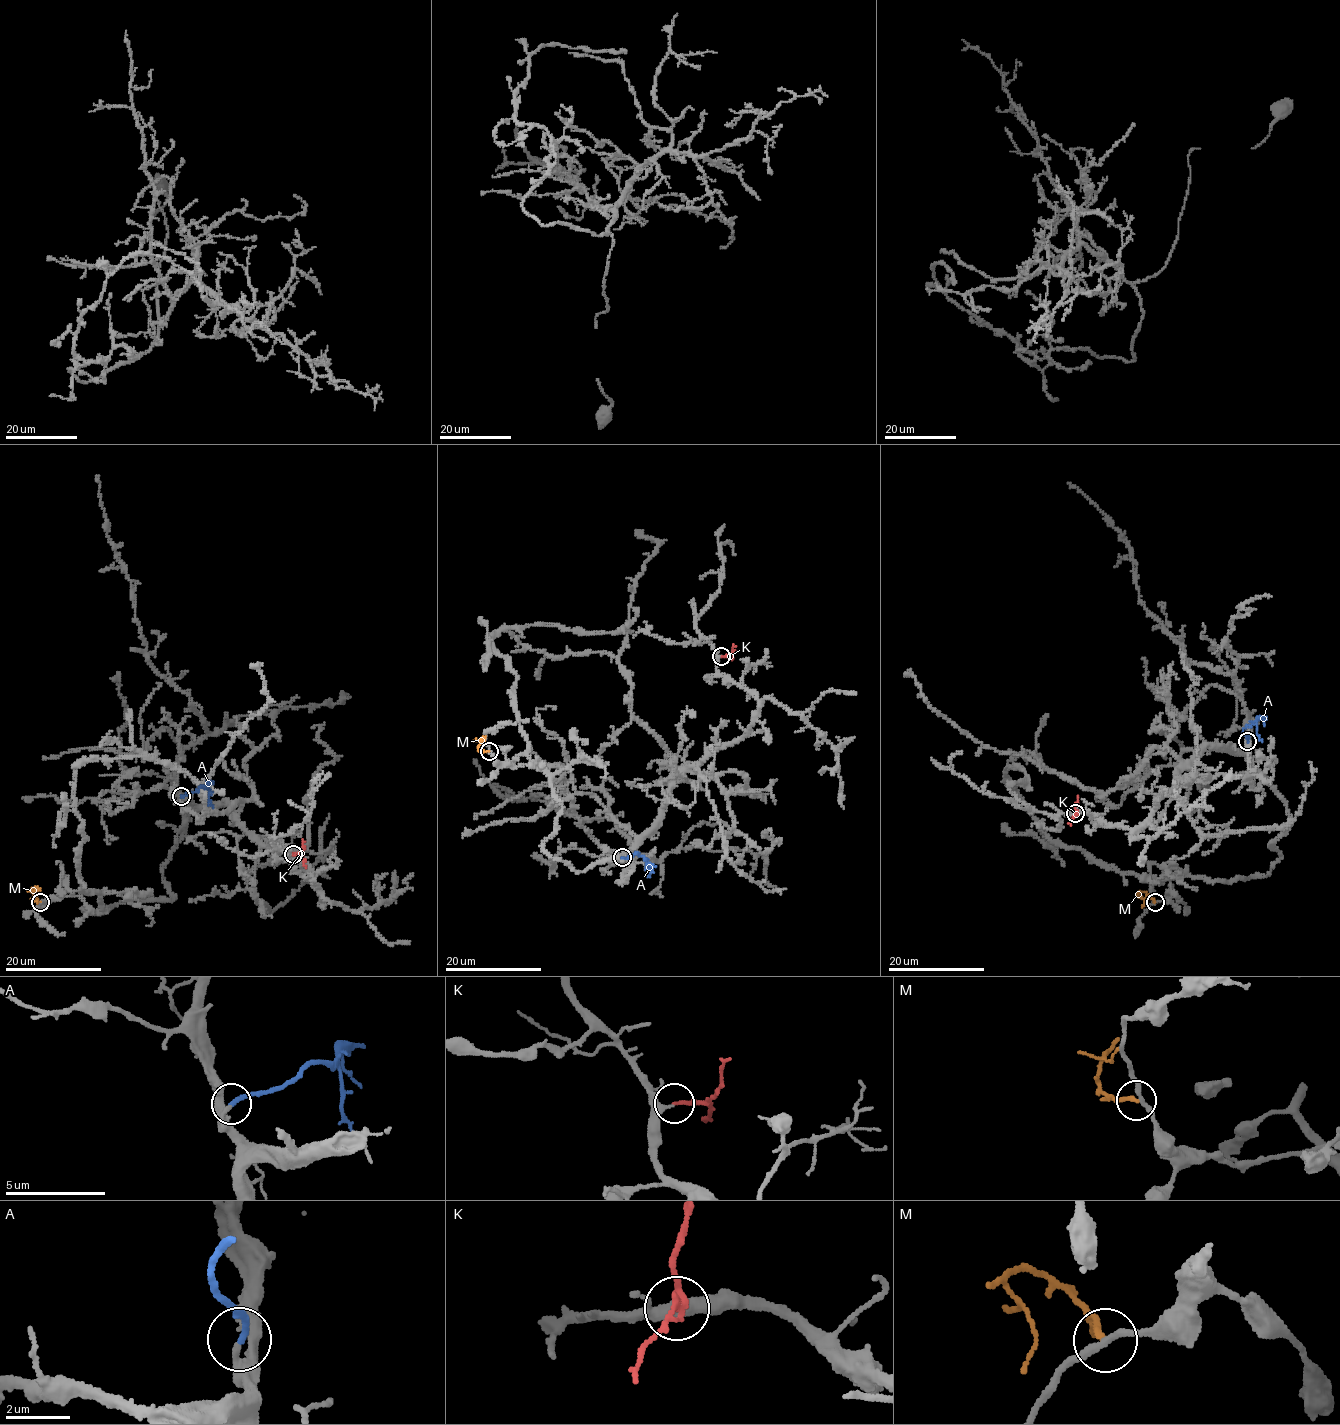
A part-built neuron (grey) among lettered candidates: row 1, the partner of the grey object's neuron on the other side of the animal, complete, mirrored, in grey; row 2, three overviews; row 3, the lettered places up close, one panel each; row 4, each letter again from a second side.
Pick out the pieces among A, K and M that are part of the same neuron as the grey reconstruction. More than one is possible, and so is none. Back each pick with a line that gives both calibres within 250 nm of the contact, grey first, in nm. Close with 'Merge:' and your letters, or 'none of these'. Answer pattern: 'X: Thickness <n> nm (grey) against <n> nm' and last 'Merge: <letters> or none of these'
A: Thickness 190 nm (grey) against 200 nm
K: Thickness 280 nm (grey) against 190 nm
Merge: A, K

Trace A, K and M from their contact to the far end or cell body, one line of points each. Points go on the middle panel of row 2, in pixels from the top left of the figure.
A: (622, 857), (638, 853), (644, 859), (648, 874), (654, 871)
K: (722, 655), (732, 653), (735, 645)
M: (488, 751), (480, 749), (479, 741), (484, 739)

